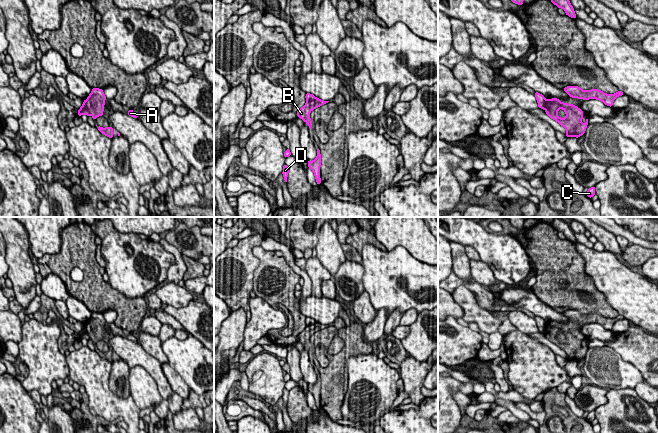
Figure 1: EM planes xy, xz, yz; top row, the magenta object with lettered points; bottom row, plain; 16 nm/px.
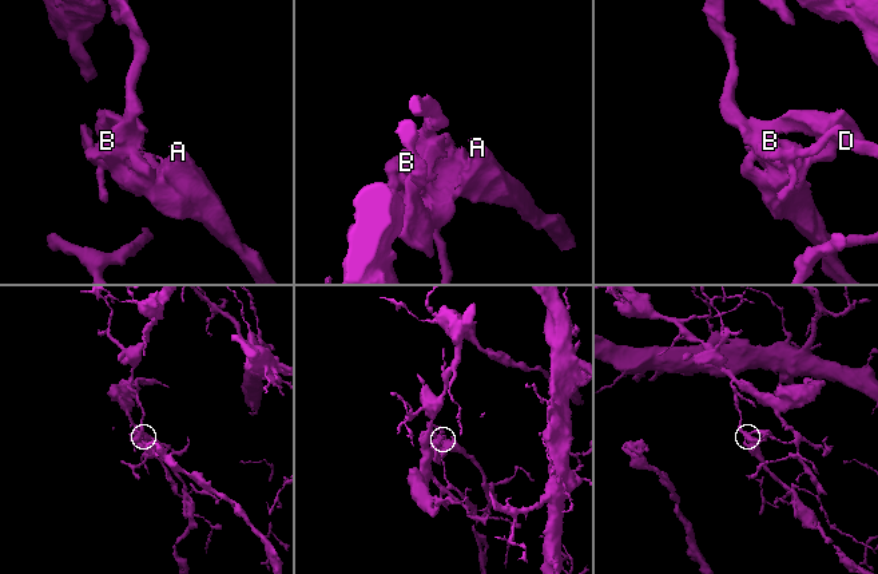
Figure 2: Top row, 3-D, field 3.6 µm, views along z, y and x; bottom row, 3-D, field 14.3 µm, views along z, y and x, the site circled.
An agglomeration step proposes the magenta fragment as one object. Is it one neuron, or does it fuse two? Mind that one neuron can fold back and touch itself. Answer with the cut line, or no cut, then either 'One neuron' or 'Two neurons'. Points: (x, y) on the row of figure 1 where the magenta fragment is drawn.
Split along xz (316, 98), (307, 102). Two neurons

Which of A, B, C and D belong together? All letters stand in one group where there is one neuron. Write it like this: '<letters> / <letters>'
A B / C D

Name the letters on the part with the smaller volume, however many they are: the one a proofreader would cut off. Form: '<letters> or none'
A, B

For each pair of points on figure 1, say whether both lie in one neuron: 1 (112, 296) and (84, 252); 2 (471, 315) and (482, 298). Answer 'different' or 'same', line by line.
1: same
2: different

